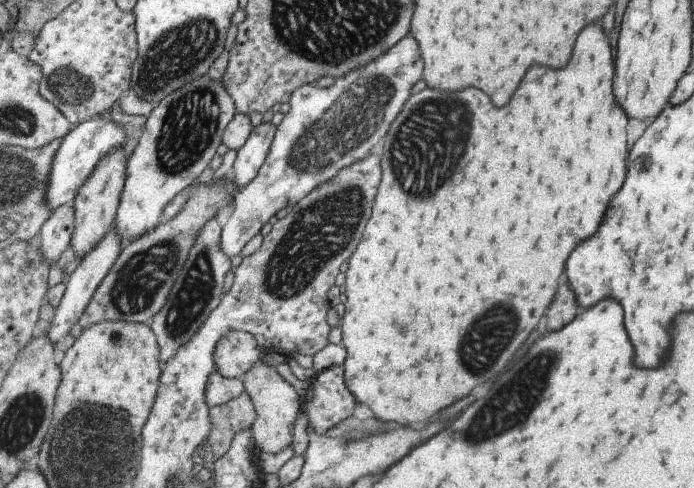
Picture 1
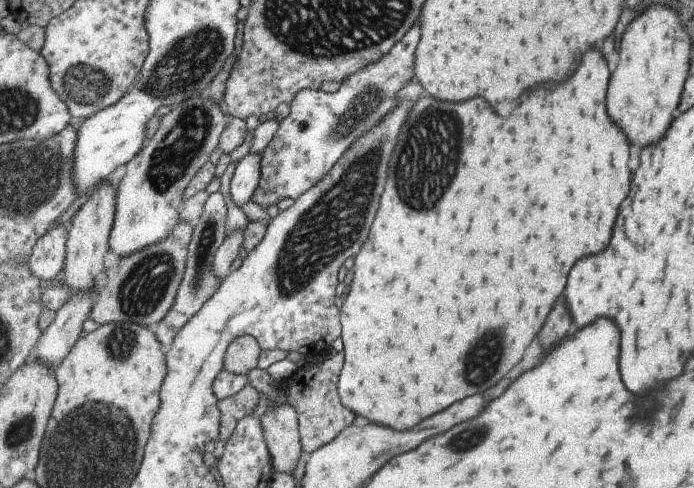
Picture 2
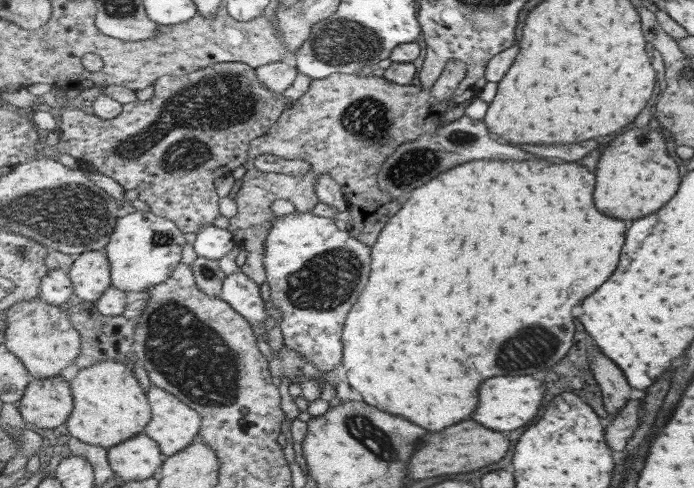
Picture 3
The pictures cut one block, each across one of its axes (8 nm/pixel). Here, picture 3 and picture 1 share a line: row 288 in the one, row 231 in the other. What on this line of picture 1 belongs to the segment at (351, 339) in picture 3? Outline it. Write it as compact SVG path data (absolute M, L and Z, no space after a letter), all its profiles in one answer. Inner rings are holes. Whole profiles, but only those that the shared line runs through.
M589 24L579 34L575 54L563 70L553 70L547 66L533 66L525 78L523 86L515 92L515 98L503 108L497 108L491 98L479 88L467 88L459 92L439 90L427 86L413 93L402 113L393 121L387 136L380 146L383 182L375 197L372 215L363 242L355 249L346 270L347 298L342 318L342 342L349 352L346 367L346 382L358 402L367 404L377 418L393 420L399 424L429 422L443 408L459 398L465 398L483 382L499 376L499 372L511 362L521 344L539 326L547 308L557 296L559 278L567 264L571 252L587 238L597 234L605 212L623 188L627 178L627 114L613 98L615 82L615 60L609 36L599 24Z

